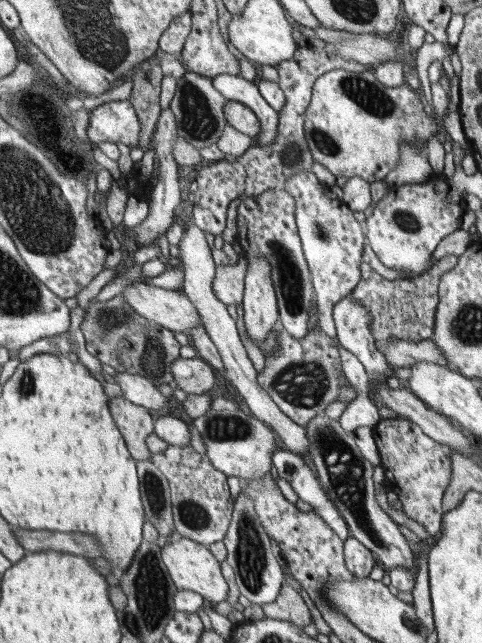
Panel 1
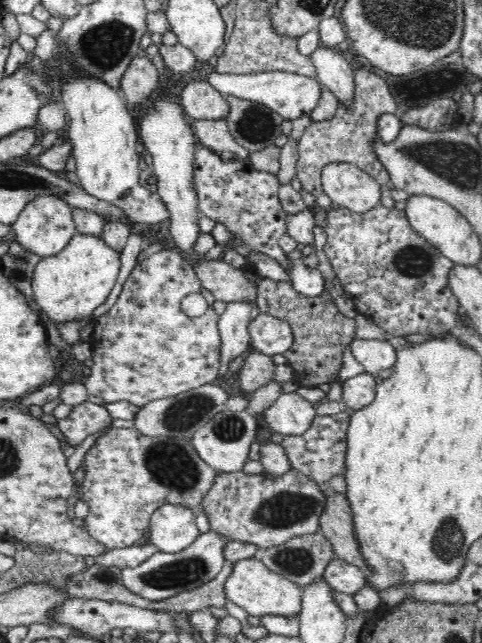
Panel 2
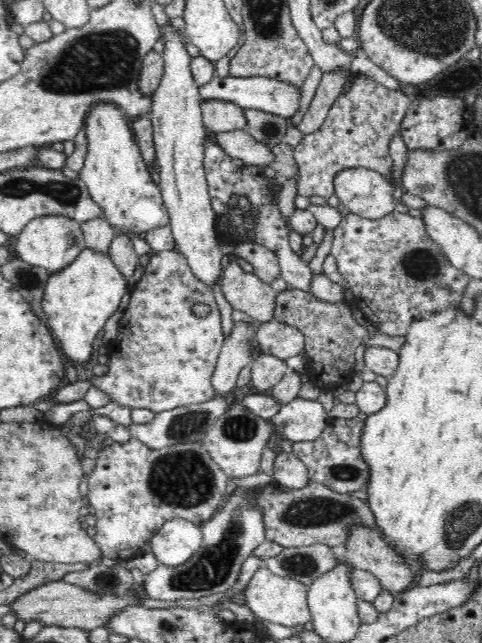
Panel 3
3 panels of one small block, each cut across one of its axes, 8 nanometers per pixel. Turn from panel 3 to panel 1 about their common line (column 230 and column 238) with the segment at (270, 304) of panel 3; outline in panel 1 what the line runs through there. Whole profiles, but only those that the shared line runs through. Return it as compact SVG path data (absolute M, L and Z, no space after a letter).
M239 256L236 265L216 266L216 275L212 283L214 296L223 304L235 306L242 305L244 295L244 275L246 275L246 256Z

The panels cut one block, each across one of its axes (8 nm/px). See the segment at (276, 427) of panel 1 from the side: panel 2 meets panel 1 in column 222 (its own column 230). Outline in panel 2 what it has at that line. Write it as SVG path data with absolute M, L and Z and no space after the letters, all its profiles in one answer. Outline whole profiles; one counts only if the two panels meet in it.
M232 302L227 304L226 311L220 315L220 320L218 320L221 337L219 379L228 376L228 368L232 360L240 356L244 357L252 350L248 326L260 314L257 303Z

